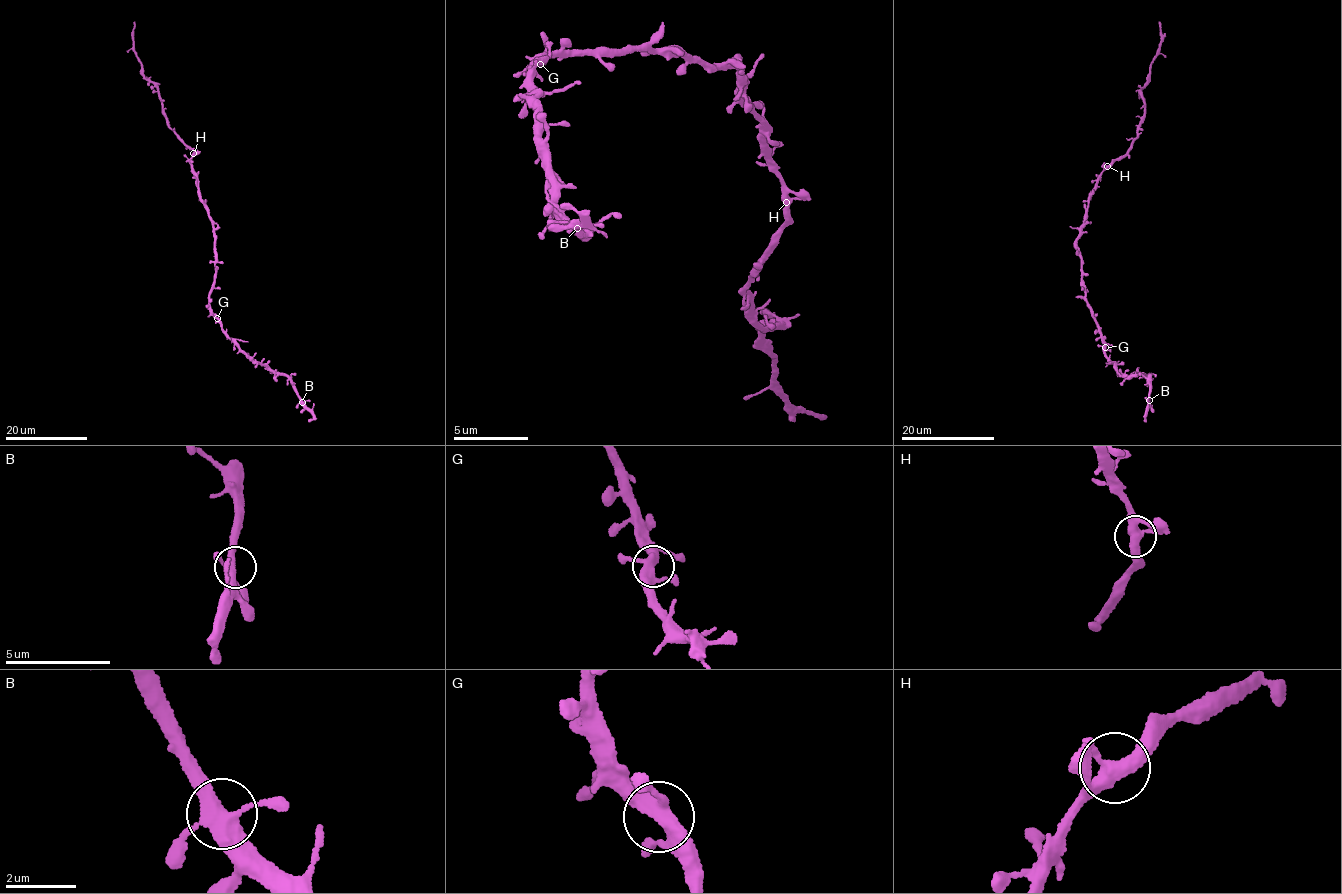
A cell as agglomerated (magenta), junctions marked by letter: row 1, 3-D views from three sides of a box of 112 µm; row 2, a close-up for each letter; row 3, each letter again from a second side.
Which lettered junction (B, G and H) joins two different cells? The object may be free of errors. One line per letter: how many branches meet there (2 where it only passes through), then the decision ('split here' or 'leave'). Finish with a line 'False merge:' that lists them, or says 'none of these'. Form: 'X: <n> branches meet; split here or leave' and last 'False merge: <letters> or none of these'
B: 4 branches meet; leave
G: 4 branches meet; leave
H: 4 branches meet; leave
False merge: none of these

